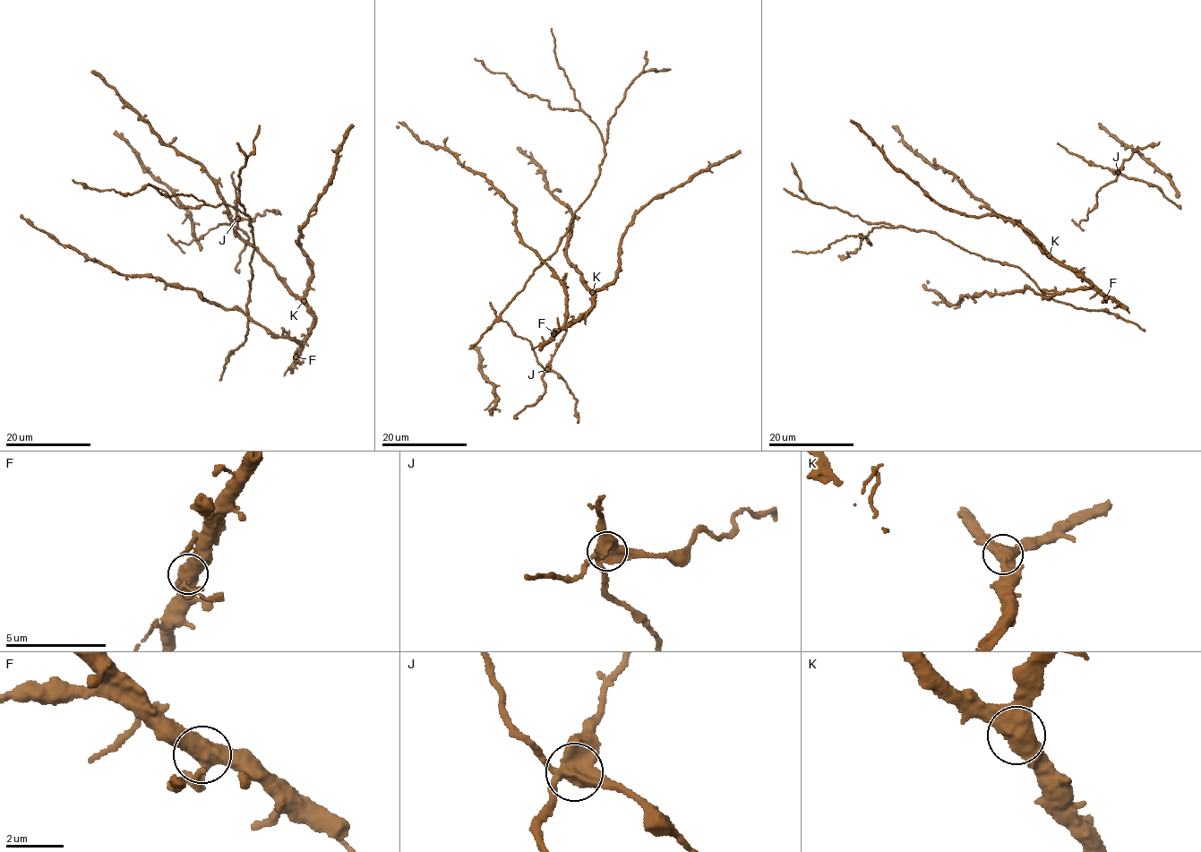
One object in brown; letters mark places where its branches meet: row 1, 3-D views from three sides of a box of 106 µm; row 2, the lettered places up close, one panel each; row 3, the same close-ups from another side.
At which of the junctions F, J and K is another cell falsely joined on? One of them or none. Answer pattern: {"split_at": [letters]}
{"split_at": ["J"]}

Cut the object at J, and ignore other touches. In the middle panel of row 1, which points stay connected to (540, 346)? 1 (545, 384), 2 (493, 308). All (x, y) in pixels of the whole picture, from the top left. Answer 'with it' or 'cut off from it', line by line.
1: with it
2: cut off from it

